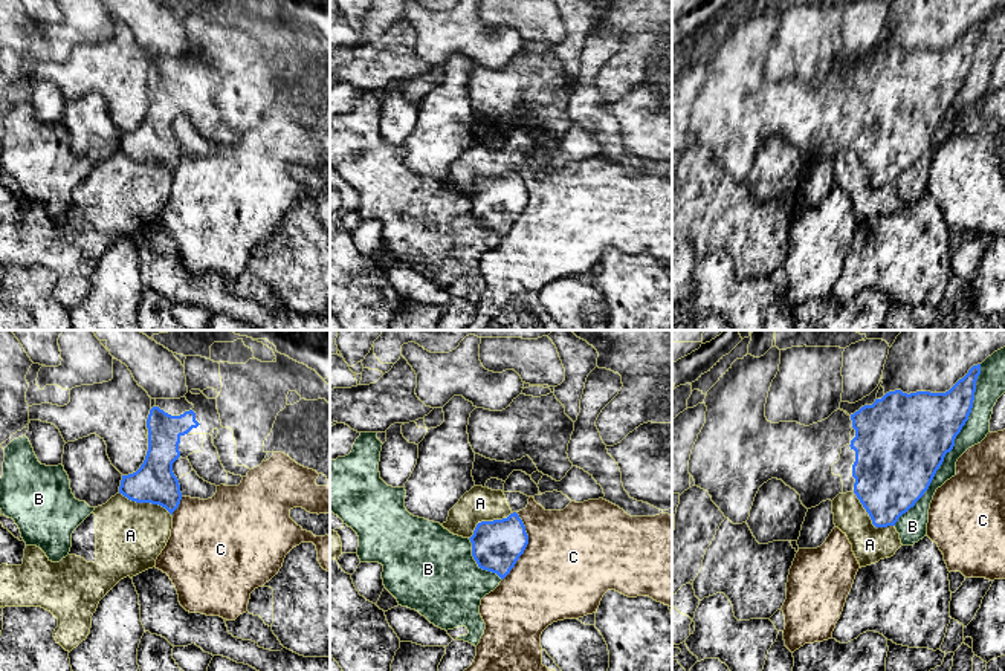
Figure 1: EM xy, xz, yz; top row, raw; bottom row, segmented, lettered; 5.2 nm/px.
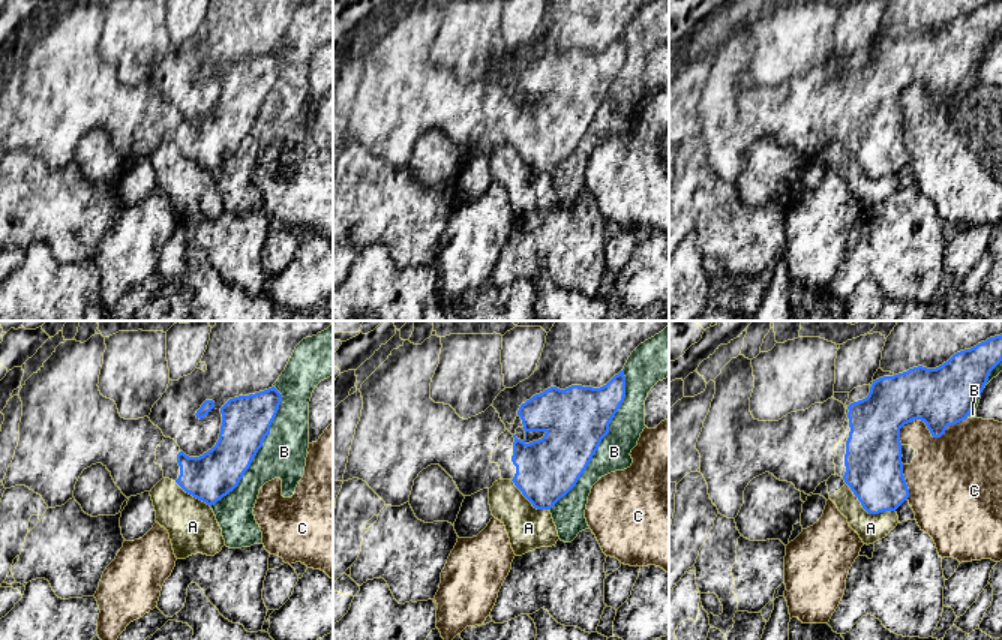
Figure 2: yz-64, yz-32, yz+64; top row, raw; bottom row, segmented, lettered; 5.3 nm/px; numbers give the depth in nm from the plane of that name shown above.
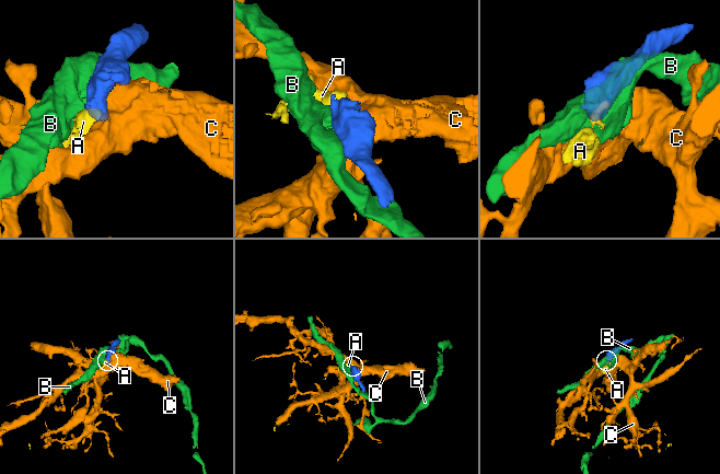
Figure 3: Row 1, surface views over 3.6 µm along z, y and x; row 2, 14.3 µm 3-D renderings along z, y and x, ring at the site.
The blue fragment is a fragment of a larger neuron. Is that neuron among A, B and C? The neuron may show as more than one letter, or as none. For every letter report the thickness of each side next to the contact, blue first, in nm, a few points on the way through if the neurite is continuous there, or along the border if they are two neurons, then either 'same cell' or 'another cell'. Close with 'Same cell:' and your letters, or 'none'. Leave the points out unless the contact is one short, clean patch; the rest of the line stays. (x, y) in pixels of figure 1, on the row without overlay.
A: 380/190 nm | along yz (853, 150), (875, 184), (894, 184) | another cell
B: 440/130 nm | another cell
C: 260/500 nm | another cell
Same cell: none

